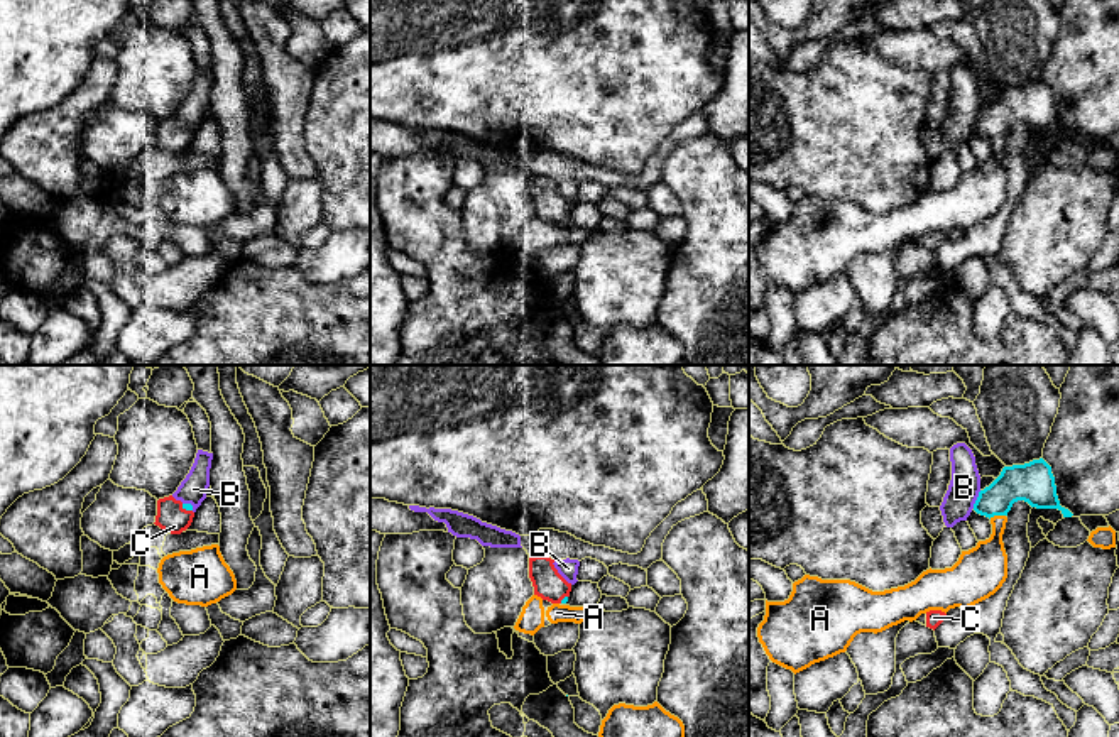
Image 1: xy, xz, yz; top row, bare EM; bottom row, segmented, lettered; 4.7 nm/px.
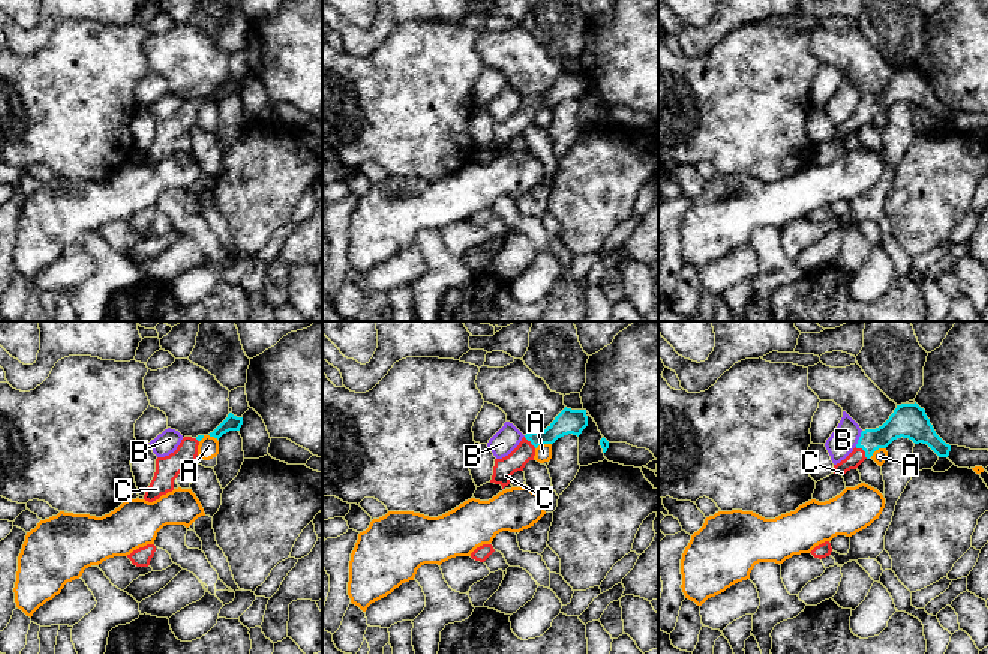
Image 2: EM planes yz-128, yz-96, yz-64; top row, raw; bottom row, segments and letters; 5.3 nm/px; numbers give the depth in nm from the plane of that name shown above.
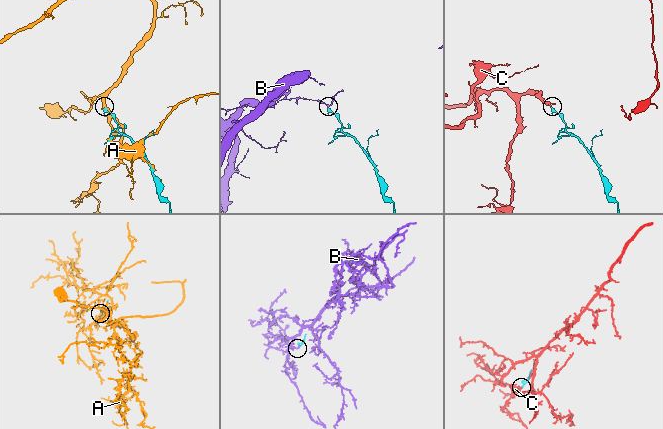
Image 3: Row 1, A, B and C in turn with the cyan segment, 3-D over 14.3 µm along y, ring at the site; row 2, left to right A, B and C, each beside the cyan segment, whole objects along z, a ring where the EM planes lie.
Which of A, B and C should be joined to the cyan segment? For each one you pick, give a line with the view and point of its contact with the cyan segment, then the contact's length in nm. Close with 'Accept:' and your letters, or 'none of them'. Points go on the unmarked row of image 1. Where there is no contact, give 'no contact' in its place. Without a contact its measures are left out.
C: contact xy (186, 131); length 70 nm
Accept: C

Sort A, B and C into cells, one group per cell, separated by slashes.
A / B / C

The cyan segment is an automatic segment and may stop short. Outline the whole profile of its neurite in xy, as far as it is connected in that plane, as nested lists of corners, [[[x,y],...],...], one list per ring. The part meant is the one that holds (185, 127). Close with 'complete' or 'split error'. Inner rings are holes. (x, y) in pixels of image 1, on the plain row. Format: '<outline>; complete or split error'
[[[172,117],[157,122],[156,147],[171,154],[181,156],[193,144],[194,134],[191,125],[183,125]]]; split error

